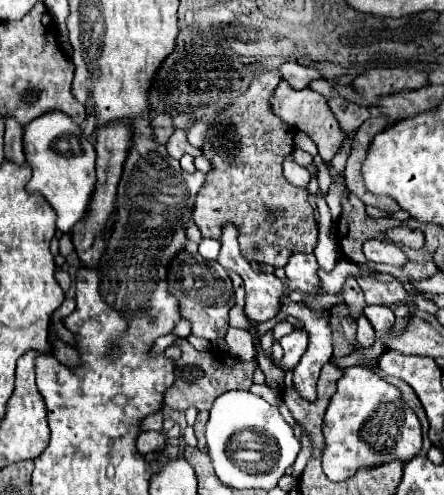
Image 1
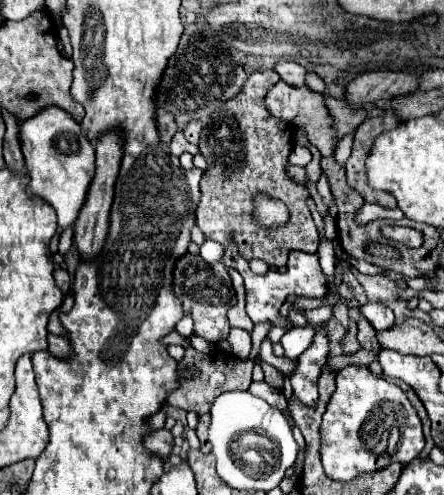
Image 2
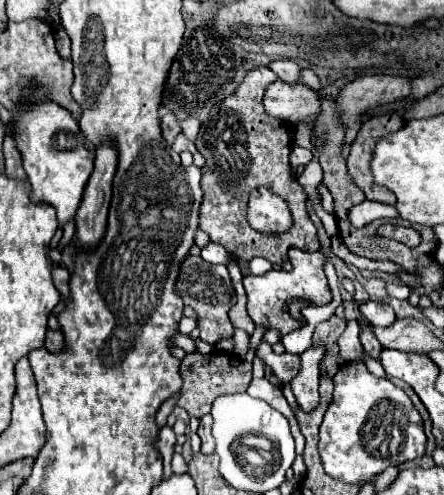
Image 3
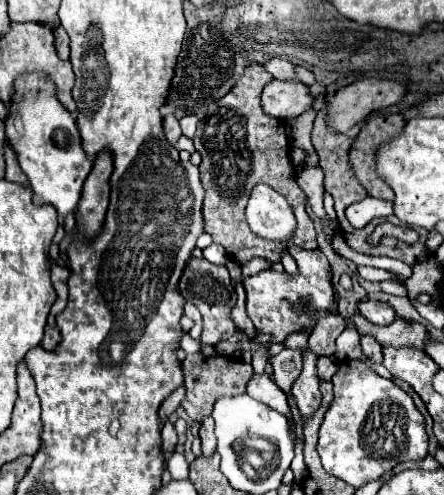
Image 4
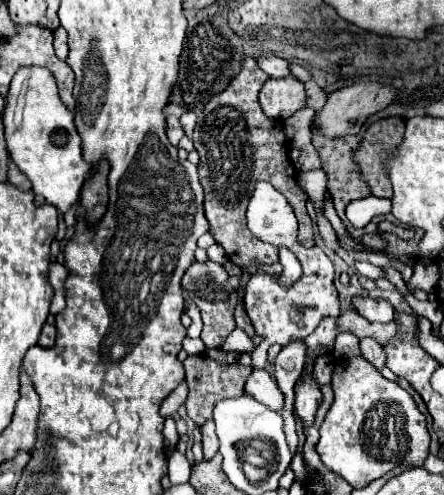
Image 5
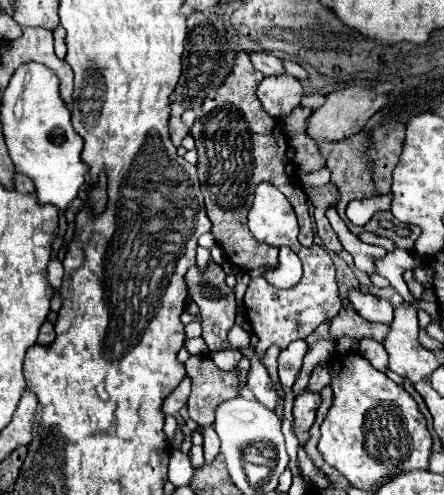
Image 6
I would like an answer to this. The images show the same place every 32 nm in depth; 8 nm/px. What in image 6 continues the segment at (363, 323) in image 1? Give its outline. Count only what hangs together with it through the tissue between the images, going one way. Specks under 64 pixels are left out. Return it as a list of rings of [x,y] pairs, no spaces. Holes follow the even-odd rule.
[[[372,338],[360,340],[360,354],[380,372],[384,372],[388,368],[388,354],[380,342],[376,342]]]

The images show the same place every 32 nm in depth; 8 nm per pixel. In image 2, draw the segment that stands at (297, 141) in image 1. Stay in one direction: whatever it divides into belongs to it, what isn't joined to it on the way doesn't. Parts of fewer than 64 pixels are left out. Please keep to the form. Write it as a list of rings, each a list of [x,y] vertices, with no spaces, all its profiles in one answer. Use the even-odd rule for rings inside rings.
[[[309,144],[307,148],[311,152],[313,158],[312,161],[305,167],[307,176],[306,186],[311,182],[317,183],[322,173],[322,169],[320,167],[320,152],[311,144]]]

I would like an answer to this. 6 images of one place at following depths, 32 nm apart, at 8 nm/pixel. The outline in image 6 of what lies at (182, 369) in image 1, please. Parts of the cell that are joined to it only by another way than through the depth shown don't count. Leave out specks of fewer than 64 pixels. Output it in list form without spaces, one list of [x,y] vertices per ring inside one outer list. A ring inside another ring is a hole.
[[[190,356],[186,360],[186,376],[192,380],[192,392],[190,398],[186,402],[188,406],[188,414],[190,418],[198,424],[198,426],[206,426],[210,422],[214,422],[214,410],[220,402],[236,398],[240,394],[240,378],[238,378],[238,368],[234,370],[220,370],[210,356]]]

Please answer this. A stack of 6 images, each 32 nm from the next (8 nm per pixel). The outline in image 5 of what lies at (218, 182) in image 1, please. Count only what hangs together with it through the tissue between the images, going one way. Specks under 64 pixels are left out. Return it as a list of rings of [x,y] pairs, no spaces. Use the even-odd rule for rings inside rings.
[[[244,58],[242,72],[220,96],[210,98],[210,102],[204,108],[204,116],[198,120],[192,136],[194,146],[200,154],[198,172],[206,192],[204,214],[210,224],[208,232],[214,236],[218,244],[224,246],[228,258],[240,268],[248,266],[254,260],[260,264],[278,262],[278,248],[252,236],[252,232],[246,226],[244,214],[248,198],[252,194],[254,184],[260,180],[270,182],[278,192],[282,192],[288,198],[300,224],[297,241],[304,248],[314,246],[314,226],[310,216],[306,214],[308,196],[298,186],[296,176],[292,176],[294,170],[288,154],[284,128],[280,128],[278,120],[264,116],[260,108],[258,94],[260,88],[264,86],[264,80],[268,78],[270,76],[266,72],[260,72],[260,68],[256,68],[256,62],[252,58]]]

